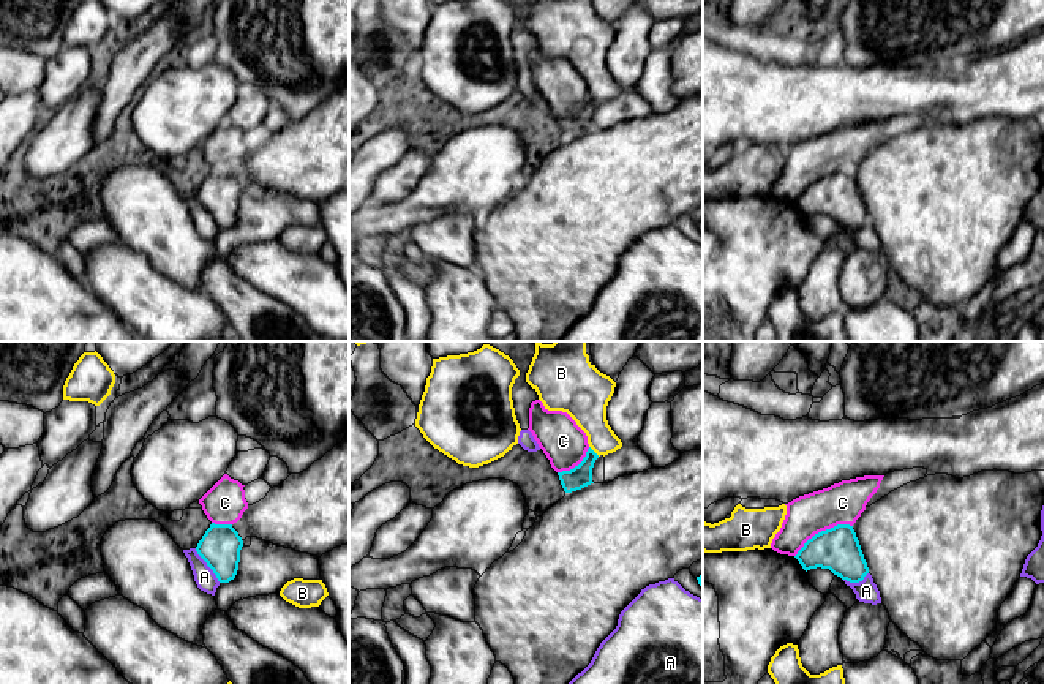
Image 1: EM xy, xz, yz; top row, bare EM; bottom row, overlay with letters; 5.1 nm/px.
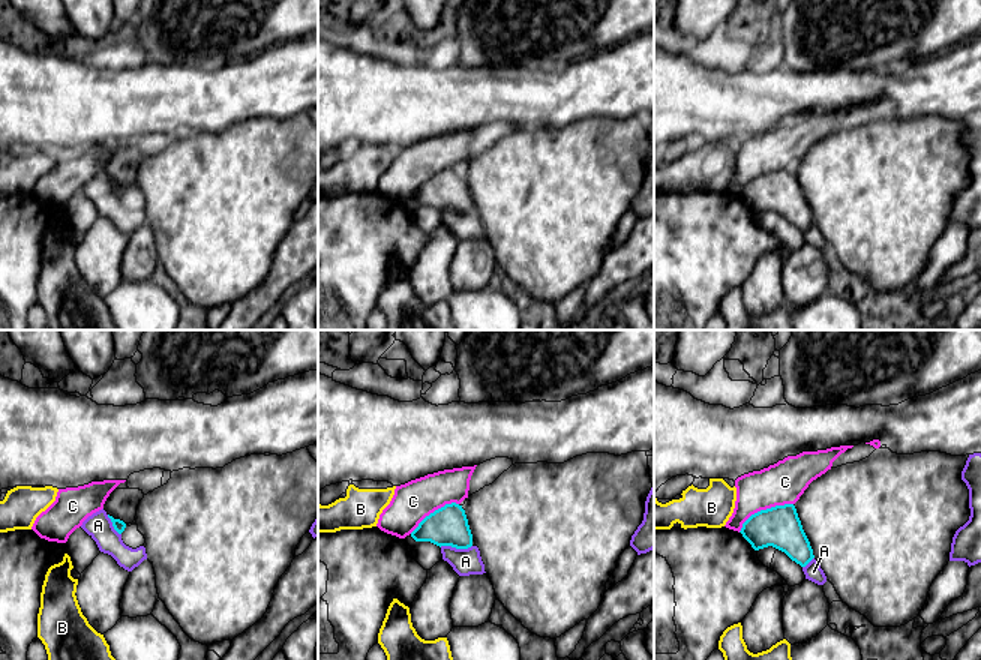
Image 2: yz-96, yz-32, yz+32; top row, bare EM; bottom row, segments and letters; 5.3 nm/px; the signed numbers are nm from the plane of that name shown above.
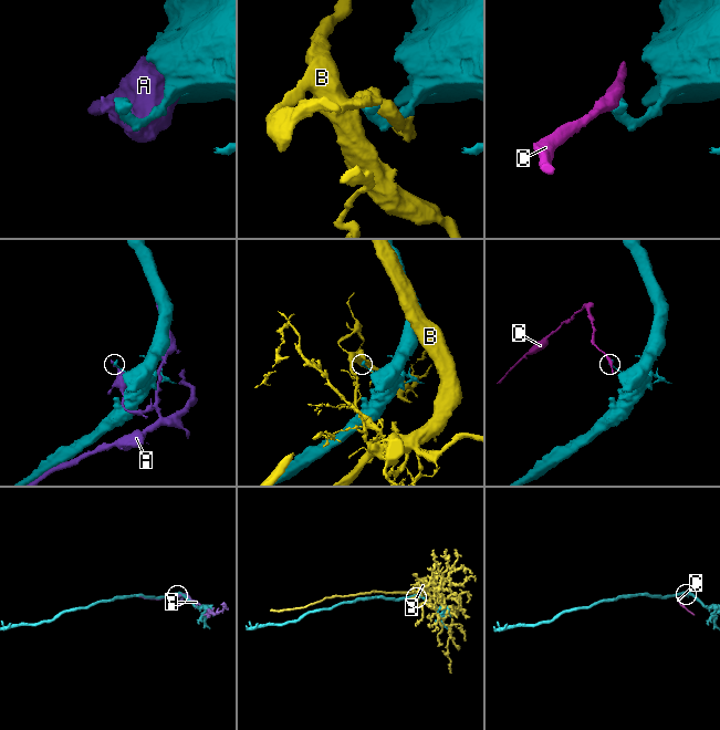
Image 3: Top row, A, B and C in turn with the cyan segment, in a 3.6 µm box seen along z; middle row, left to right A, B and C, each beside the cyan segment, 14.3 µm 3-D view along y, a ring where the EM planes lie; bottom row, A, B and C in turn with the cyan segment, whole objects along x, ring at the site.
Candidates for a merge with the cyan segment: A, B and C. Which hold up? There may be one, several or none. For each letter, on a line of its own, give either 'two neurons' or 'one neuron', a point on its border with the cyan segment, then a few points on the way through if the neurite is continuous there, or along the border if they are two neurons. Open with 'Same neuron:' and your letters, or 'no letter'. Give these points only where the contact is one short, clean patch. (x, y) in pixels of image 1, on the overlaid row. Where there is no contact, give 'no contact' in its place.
Same neuron: no letter
A: two neurons; meets cyan in xy at (207, 564)
B: two neurons; meets cyan in xz at (593, 450)
C: two neurons; meets cyan in yz at (822, 531); border along yz (852, 525), (834, 525), (815, 533), (795, 556)

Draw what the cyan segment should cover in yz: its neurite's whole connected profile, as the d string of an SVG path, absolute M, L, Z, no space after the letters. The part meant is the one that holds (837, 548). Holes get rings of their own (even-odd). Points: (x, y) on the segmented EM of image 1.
M837 524L809 539L794 556L802 569L829 569L850 583L859 583L869 573L853 526Z

